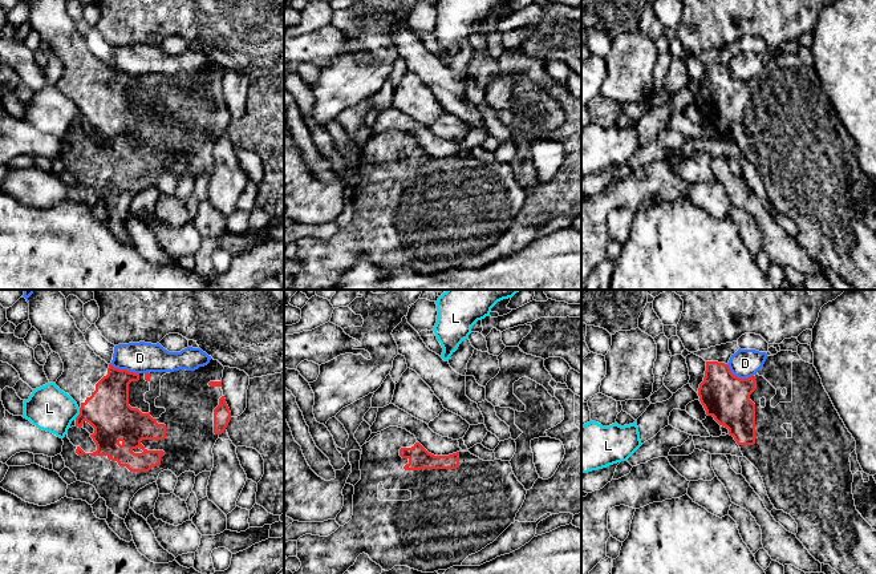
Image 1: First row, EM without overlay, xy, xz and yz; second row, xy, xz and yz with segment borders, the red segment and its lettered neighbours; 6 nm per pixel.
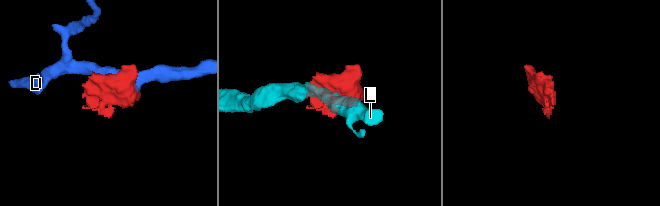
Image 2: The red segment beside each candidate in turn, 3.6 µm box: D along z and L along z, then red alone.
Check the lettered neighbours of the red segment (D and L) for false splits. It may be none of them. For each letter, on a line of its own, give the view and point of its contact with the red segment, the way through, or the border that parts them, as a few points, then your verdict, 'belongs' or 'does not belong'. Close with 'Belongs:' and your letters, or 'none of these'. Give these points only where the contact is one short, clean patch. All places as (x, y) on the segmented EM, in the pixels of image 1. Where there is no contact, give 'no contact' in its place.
D: contact yz (738, 378); does not belong
L: contact xy (80, 413); border xy (80, 408), (74, 419); does not belong
Belongs: none of these

